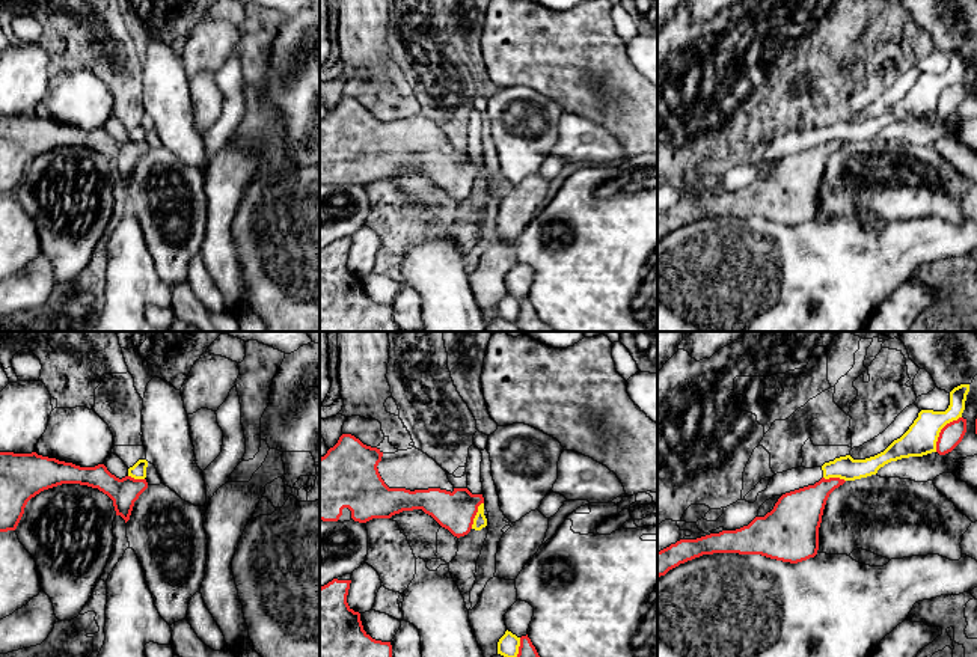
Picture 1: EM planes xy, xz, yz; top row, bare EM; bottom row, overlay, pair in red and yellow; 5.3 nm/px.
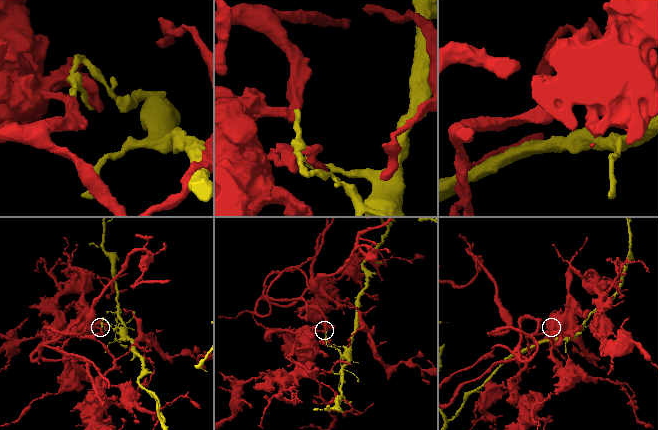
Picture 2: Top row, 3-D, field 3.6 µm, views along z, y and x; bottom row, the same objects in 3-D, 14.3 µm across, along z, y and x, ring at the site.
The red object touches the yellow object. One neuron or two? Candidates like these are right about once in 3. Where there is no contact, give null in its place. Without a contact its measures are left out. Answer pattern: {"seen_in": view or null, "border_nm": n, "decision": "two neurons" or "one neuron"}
{"seen_in": "yz", "border_nm": 240, "decision": "two neurons"}

